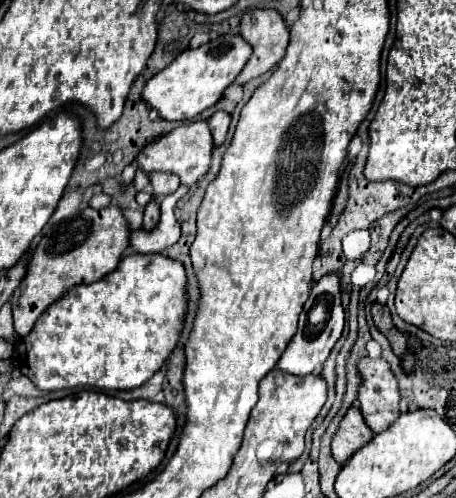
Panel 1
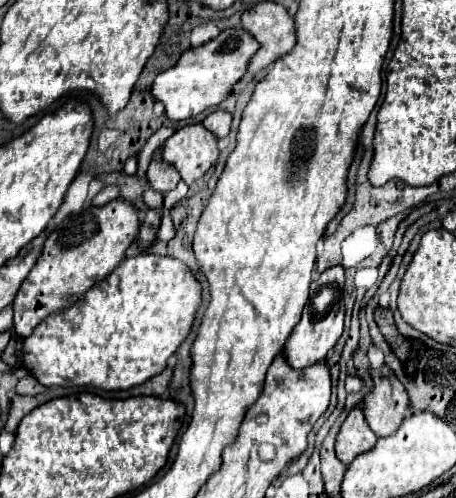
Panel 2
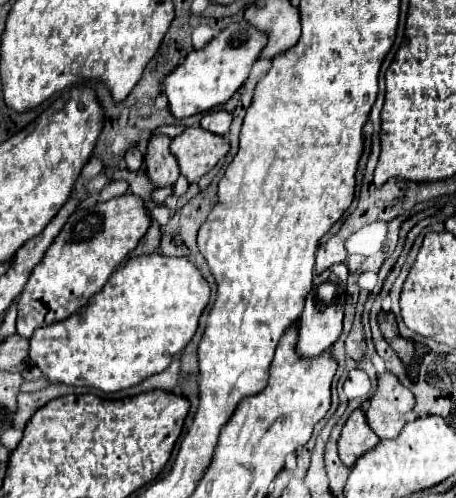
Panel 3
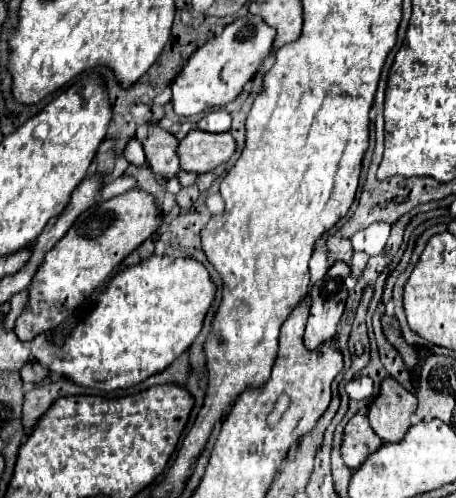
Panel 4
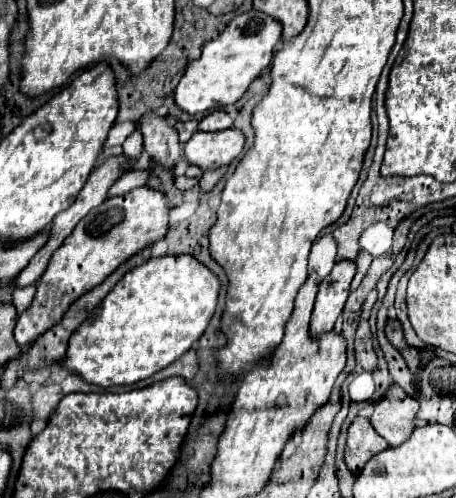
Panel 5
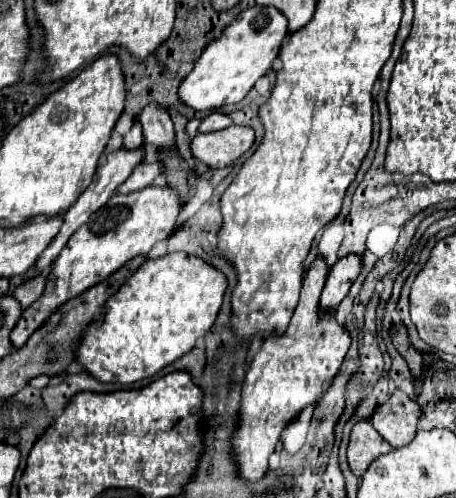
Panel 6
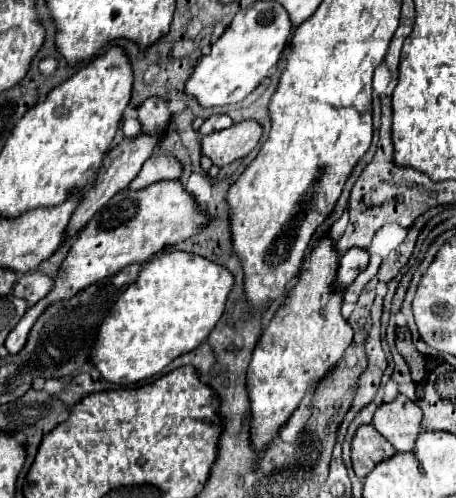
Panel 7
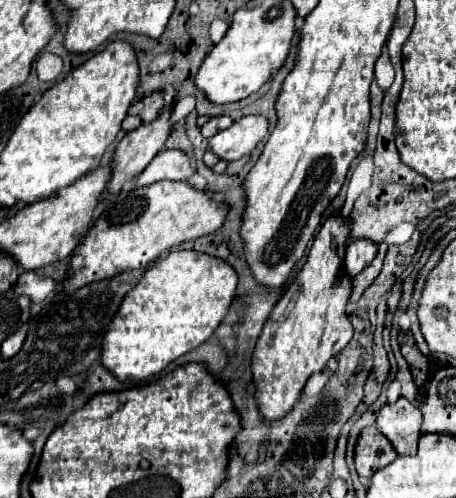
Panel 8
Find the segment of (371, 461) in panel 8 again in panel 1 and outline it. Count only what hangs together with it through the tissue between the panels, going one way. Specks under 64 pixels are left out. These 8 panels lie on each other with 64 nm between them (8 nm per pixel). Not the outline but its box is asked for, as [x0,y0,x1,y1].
[332,406,374,464]

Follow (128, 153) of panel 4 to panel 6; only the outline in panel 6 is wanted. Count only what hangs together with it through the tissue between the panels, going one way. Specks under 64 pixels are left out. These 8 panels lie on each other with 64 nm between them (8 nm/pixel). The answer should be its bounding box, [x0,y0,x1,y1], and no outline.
[124,120,144,148]

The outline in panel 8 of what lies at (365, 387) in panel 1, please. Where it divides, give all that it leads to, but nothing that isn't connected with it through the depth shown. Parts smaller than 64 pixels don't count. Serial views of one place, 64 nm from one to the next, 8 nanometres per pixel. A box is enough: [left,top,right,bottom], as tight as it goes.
[376,398,422,456]

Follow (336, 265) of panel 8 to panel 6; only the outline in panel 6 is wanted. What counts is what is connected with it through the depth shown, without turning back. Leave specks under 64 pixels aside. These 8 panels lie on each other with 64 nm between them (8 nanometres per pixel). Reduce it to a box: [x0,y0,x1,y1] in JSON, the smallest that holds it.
[232,258,350,482]

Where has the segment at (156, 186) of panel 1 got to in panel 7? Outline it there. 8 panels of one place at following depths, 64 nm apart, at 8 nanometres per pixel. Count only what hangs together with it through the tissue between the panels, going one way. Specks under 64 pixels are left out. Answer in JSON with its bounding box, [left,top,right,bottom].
[138,96,170,134]

